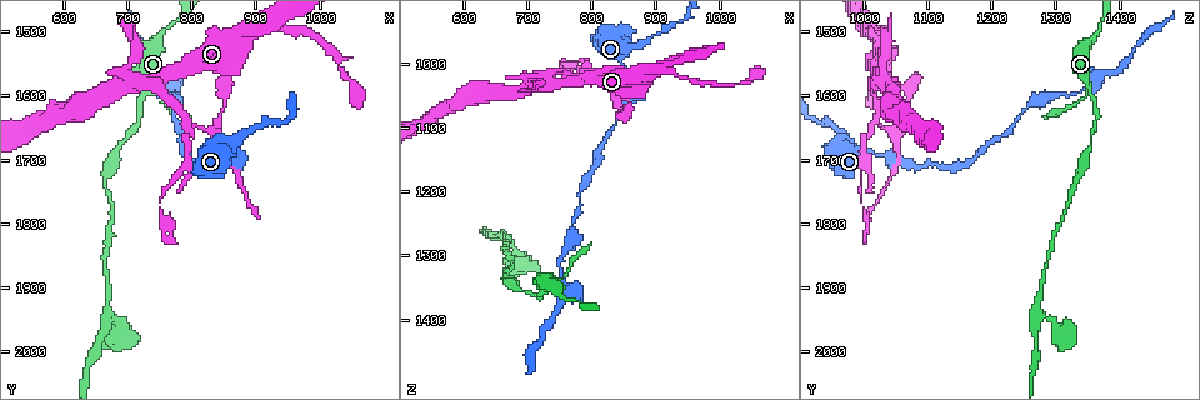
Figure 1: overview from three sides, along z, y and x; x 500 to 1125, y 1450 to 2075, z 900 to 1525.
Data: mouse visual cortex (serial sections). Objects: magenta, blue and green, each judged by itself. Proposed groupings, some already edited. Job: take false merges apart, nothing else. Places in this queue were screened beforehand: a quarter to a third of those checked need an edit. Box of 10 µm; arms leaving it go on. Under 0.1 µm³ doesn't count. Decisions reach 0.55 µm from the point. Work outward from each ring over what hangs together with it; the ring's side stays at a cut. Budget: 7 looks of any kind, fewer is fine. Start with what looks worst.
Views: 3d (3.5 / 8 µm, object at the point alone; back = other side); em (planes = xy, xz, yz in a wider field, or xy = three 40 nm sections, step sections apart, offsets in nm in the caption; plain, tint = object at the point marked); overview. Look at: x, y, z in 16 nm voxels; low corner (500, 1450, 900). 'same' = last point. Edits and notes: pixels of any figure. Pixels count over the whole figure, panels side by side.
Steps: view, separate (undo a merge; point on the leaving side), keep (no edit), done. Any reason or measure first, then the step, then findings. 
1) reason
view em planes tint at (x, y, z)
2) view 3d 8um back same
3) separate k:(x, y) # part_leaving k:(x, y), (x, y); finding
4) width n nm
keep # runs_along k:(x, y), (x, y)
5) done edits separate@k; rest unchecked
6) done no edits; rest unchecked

three arms meet
view 3d 3.5um at (725, 1580, 1025)

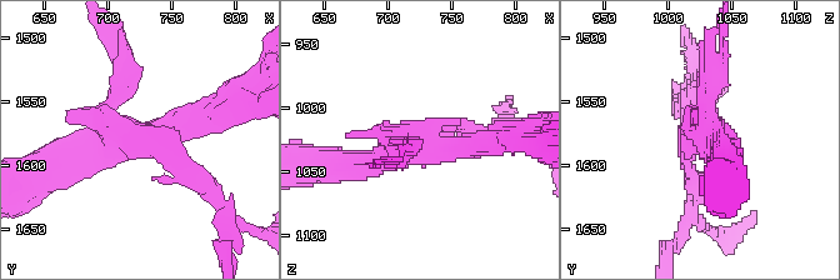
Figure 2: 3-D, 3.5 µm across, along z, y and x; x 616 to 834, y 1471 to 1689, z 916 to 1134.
view em xy step 5 tint at (730, 1578, 1024)

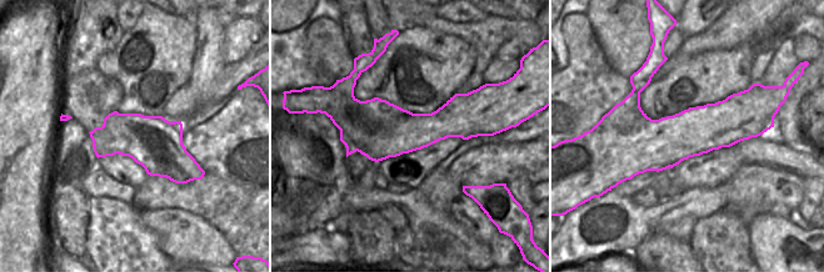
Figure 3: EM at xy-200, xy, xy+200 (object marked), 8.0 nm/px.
separate 2:(180, 175) # a second cell is stuck on

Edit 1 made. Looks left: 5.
view overview

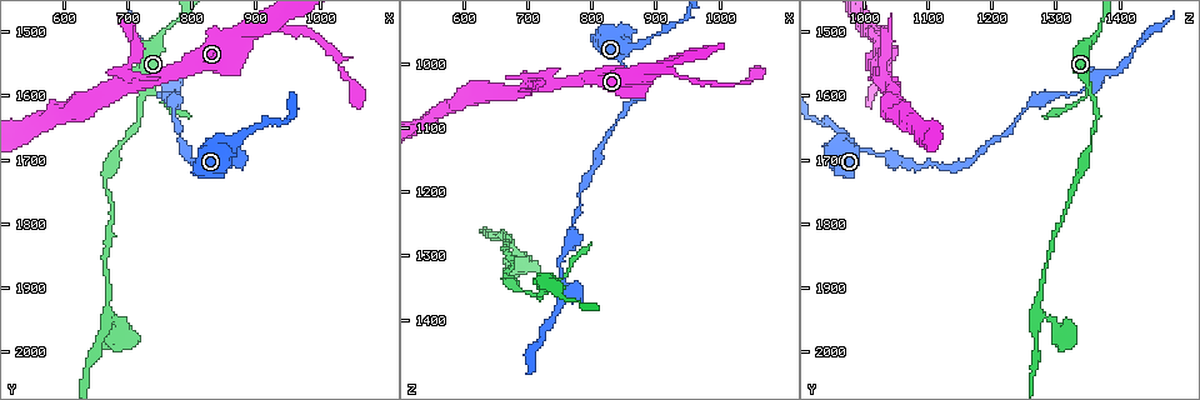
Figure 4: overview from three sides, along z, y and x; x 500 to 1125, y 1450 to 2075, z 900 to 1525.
side arm on a straight run
view 3d 3.5um at (670, 1940, 1275)

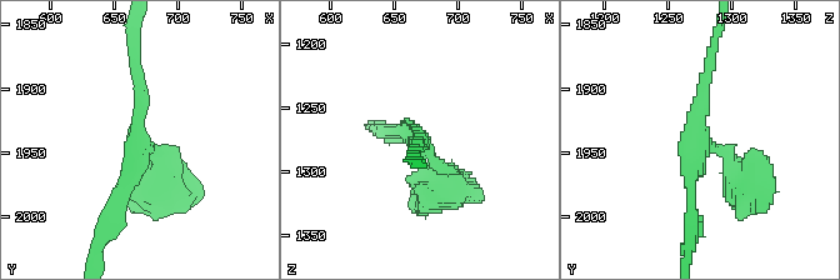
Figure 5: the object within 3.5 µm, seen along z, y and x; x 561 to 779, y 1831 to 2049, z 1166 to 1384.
arms 3; arm_widths 150, 150, 400 nm; now the EM
view em xy step 3 plain at (670, 1942, 1276)

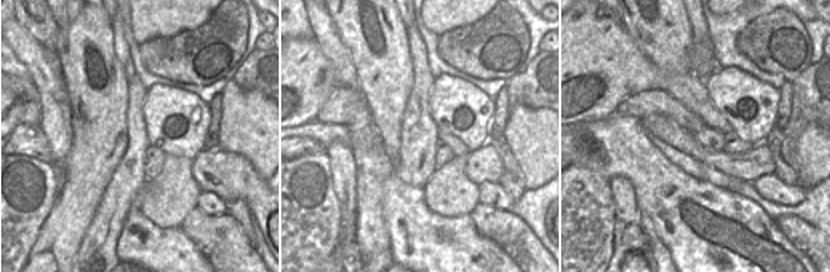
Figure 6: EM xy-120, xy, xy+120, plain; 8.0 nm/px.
with the object marked
view em xy step 3 tint same

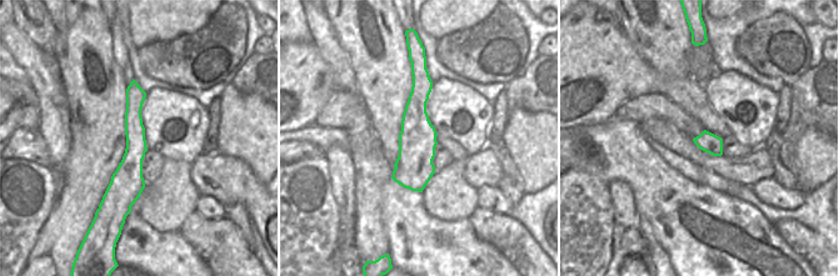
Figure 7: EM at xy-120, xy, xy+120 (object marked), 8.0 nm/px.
keep # runs_along 7:(134, 85), (134, 156), (125, 201); continuous, no second cell

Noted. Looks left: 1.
done edits separate@2; rest unchecked

